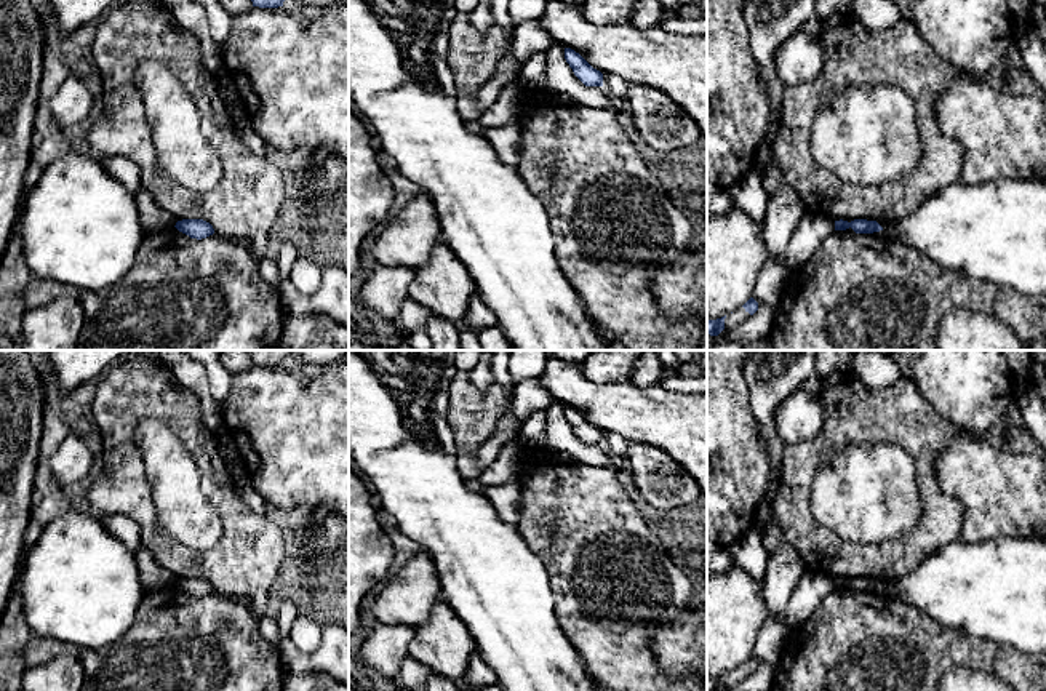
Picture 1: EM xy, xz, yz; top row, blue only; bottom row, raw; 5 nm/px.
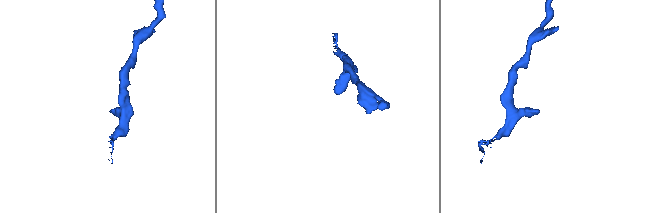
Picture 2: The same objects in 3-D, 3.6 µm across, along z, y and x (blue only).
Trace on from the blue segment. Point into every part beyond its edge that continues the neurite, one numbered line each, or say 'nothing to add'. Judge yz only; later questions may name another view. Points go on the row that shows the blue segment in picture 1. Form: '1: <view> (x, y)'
1: yz (733, 320)

